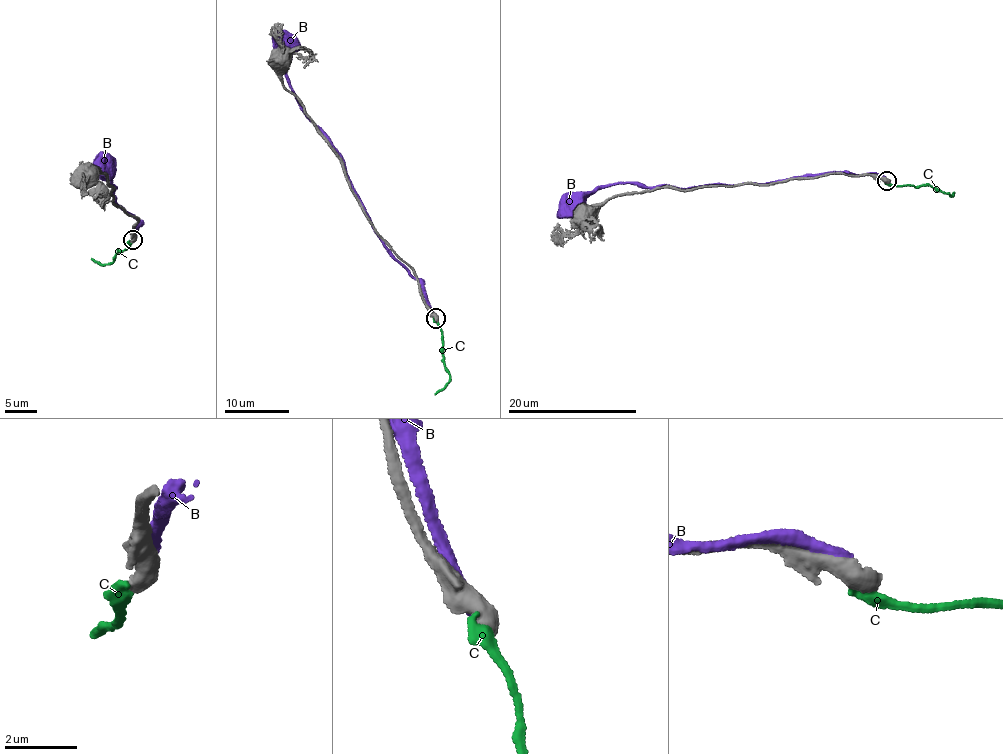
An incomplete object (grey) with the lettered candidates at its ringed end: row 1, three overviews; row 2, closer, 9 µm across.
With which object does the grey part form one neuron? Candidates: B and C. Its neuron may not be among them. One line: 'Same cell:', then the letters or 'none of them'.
Same cell: none of them

